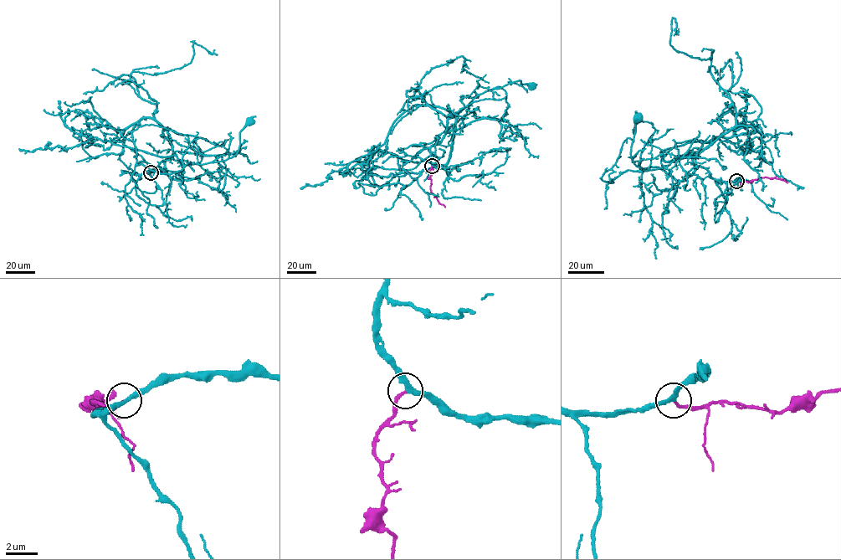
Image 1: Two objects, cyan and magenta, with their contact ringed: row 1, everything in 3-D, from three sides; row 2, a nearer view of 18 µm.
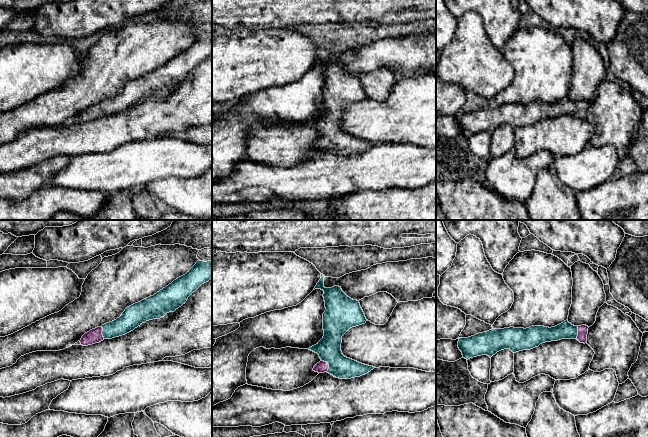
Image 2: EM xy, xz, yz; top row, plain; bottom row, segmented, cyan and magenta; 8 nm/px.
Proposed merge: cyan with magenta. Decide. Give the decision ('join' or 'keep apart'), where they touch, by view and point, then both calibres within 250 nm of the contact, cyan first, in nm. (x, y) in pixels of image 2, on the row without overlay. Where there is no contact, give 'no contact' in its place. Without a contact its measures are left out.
join | xz (328, 140) | 190/90 nm

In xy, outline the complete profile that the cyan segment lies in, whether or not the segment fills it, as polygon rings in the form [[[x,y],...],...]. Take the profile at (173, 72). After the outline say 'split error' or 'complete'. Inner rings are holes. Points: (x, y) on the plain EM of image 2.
[[[197,37],[185,51],[177,54],[153,72],[127,83],[116,96],[85,109],[80,116],[81,121],[88,122],[104,115],[125,111],[146,97],[160,95],[167,89],[174,88],[185,80],[193,68],[210,55],[212,55],[212,37]]]; split error

